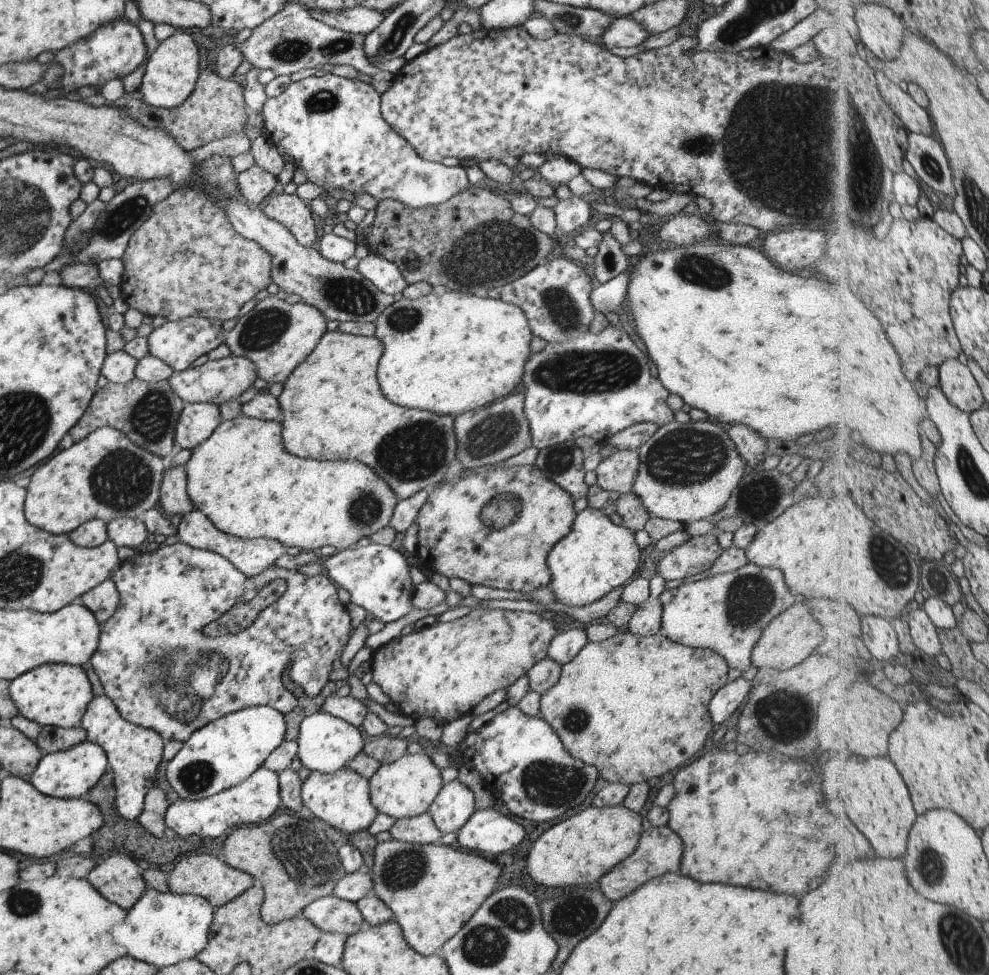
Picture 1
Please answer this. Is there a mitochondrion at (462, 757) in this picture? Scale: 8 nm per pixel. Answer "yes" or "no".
no

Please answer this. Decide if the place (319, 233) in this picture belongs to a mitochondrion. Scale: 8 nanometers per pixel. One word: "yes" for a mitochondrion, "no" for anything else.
no

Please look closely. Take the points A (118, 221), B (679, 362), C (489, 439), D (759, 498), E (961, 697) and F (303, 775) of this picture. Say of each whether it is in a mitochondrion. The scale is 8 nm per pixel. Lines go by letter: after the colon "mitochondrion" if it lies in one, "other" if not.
A: mitochondrion
B: other
C: mitochondrion
D: mitochondrion
E: other
F: other

